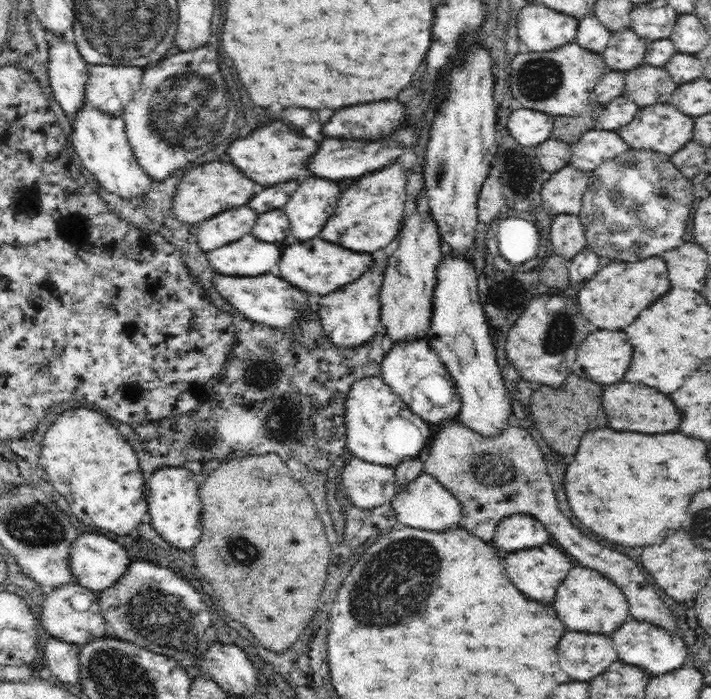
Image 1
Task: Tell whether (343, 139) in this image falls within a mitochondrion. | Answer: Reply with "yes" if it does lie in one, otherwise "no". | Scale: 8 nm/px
no

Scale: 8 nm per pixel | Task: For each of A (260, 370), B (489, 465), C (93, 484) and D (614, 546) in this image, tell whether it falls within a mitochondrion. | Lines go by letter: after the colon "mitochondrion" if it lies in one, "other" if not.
A: mitochondrion
B: mitochondrion
C: other
D: other

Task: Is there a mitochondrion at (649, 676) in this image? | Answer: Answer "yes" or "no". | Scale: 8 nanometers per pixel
no

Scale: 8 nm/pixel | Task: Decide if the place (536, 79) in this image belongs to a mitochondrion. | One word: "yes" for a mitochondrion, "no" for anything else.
yes

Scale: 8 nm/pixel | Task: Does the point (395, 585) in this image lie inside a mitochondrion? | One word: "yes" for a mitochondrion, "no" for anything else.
yes

